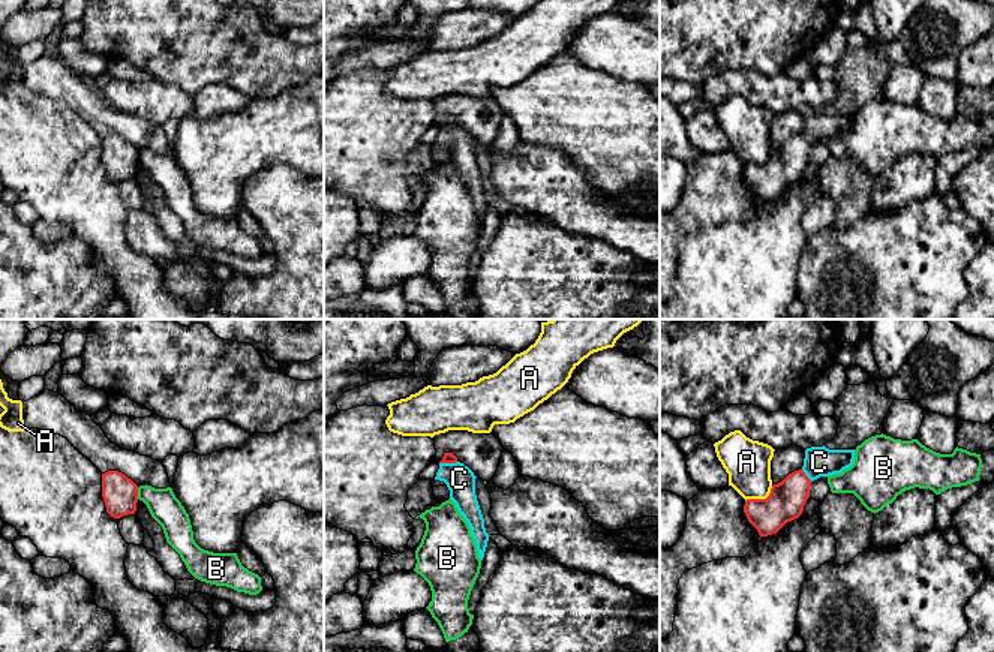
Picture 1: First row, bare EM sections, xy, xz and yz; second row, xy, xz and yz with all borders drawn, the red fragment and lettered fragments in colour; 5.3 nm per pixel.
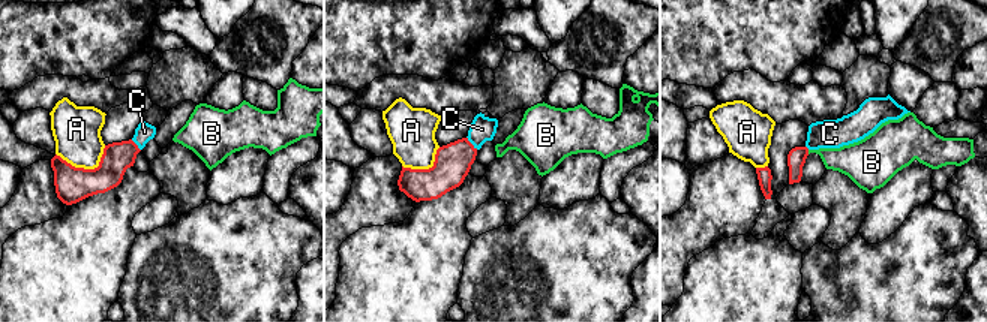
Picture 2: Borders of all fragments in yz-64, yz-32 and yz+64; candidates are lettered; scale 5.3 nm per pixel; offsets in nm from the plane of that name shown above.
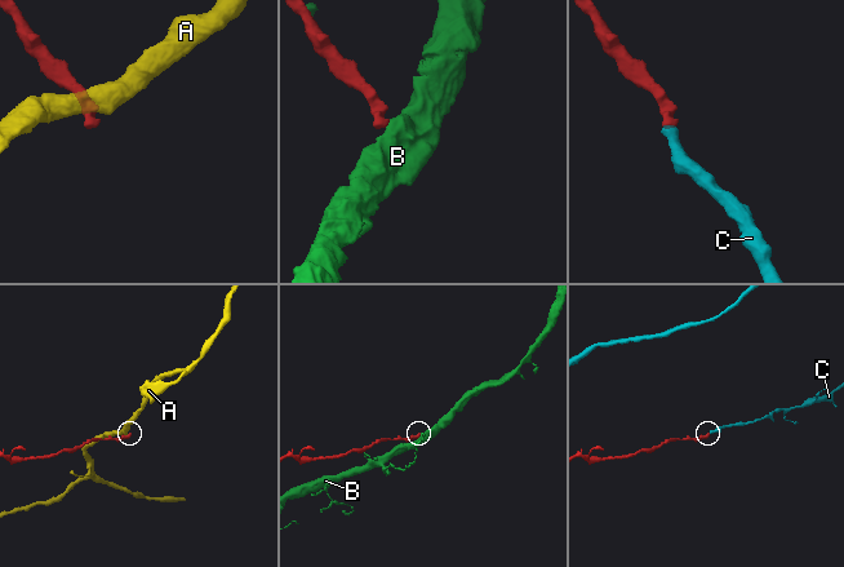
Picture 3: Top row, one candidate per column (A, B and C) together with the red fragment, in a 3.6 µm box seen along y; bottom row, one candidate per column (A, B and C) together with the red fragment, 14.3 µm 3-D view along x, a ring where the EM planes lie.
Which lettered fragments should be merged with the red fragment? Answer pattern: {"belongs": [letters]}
{"belongs": ["C"]}

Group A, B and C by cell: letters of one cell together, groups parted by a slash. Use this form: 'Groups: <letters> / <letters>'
Groups: A / B / C

